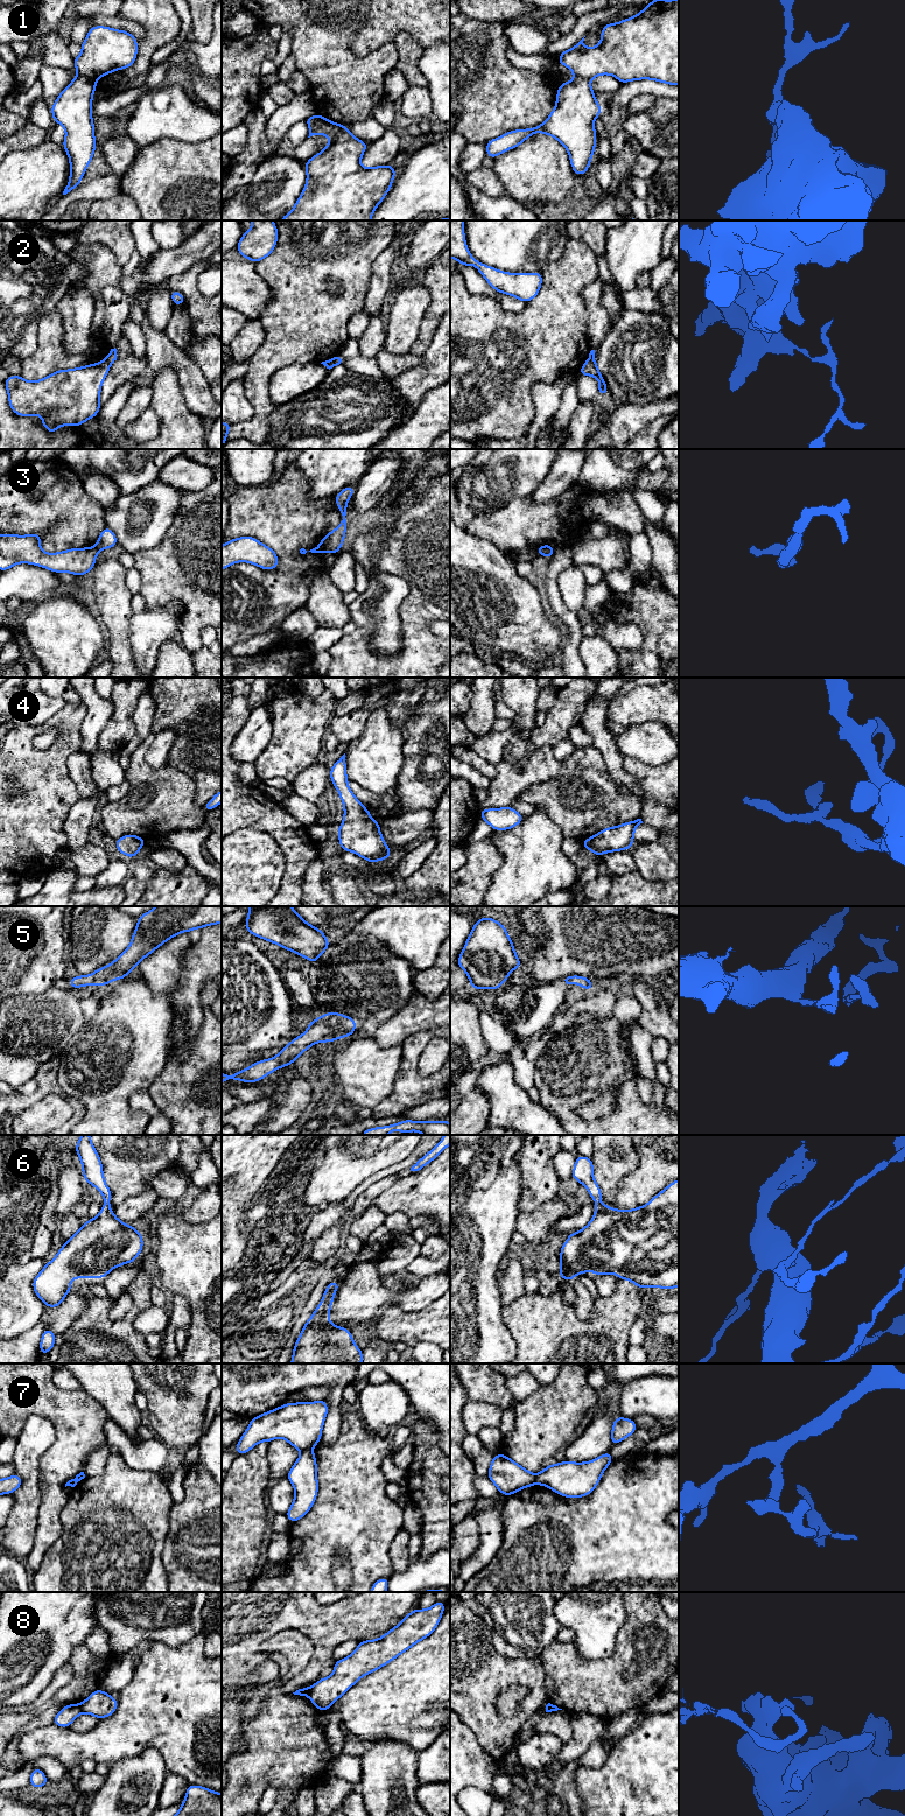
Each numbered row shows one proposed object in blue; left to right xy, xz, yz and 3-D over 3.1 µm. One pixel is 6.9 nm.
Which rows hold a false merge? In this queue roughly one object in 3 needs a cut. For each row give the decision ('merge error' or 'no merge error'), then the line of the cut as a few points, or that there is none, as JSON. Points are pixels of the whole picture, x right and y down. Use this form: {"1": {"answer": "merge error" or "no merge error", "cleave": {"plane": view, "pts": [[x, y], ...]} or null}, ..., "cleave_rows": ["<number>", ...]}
{"1": {"answer": "merge error", "cleave": {"plane": "xy", "pts": [[78, 75], [89, 77], [95, 82]]}}, "2": {"answer": "no merge error", "cleave": null}, "3": {"answer": "merge error", "cleave": {"plane": "xz", "pts": [[324, 538], [325, 551]]}}, "4": {"answer": "no merge error", "cleave": null}, "5": {"answer": "no merge error", "cleave": null}, "6": {"answer": "no merge error", "cleave": null}, "7": {"answer": "merge error", "cleave": {"plane": "xz", "pts": [[310, 1448], [302, 1451]]}}, "8": {"answer": "merge error", "cleave": {"plane": "xy", "pts": [[79, 1704], [83, 1711]]}}, "cleave_rows": ["1", "3", "7", "8"]}

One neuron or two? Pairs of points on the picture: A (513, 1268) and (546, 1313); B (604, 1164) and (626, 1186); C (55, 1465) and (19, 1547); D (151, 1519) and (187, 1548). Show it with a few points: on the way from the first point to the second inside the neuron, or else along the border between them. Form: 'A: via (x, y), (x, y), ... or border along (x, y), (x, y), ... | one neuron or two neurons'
A: border along (525, 1291), (504, 1306) | two neurons
B: border along (638, 1158), (609, 1204) | two neurons
C: border along (40, 1470), (41, 1505), (36, 1523) | two neurons
D: border along (173, 1506), (161, 1559) | two neurons

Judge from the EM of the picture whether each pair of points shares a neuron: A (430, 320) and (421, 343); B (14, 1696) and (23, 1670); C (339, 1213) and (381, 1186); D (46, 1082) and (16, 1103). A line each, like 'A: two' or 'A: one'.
A: one
B: one
C: one
D: one

